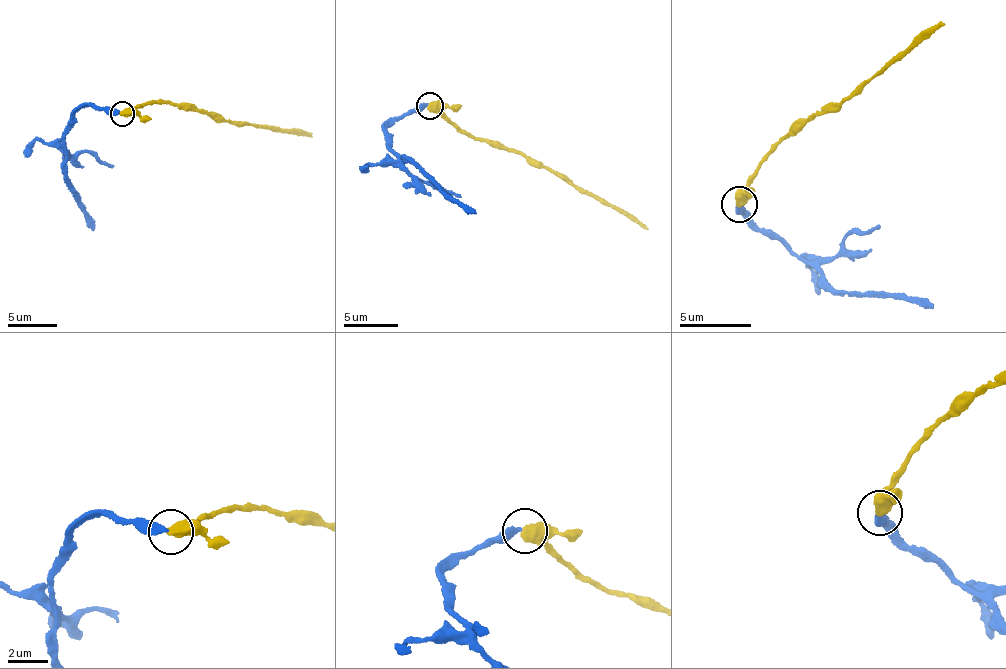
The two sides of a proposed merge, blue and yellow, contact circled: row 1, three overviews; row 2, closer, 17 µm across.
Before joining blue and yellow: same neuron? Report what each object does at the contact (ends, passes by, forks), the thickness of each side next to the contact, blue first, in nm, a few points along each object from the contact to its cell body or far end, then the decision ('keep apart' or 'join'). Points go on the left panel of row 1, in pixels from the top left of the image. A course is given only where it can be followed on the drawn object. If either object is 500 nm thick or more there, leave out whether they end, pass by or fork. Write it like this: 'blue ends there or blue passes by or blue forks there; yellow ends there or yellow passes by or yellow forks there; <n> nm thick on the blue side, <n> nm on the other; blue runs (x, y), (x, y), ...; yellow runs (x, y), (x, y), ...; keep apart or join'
340 nm thick on the blue side, 600 nm on the other; blue runs (122, 112), (104, 107), (79, 108), (69, 126), (63, 148), (68, 182), (95, 228); yellow runs (122, 112), (163, 103), (301, 131), (311, 136); keep apart

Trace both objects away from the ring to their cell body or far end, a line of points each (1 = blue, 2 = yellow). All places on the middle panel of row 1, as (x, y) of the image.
1: (429, 105), (409, 109), (387, 127), (388, 144), (395, 153), (420, 168), (444, 192), (476, 212)
2: (429, 105), (470, 136), (500, 142), (525, 153), (580, 189), (632, 214), (647, 229)

